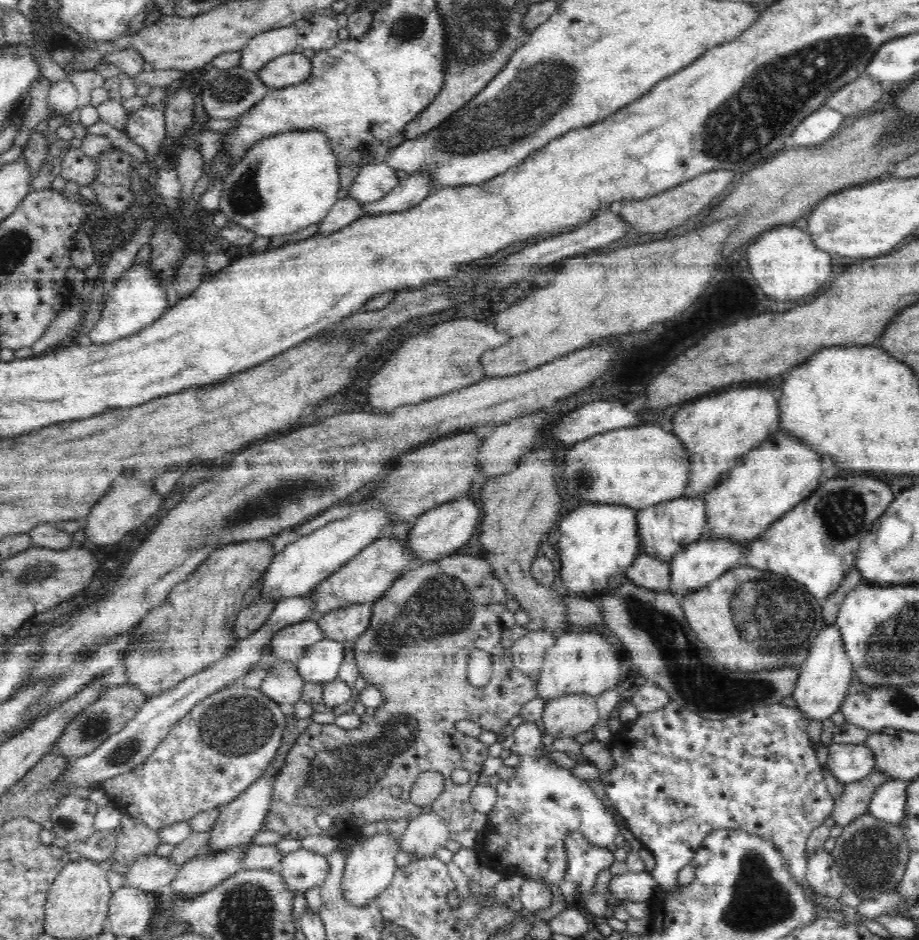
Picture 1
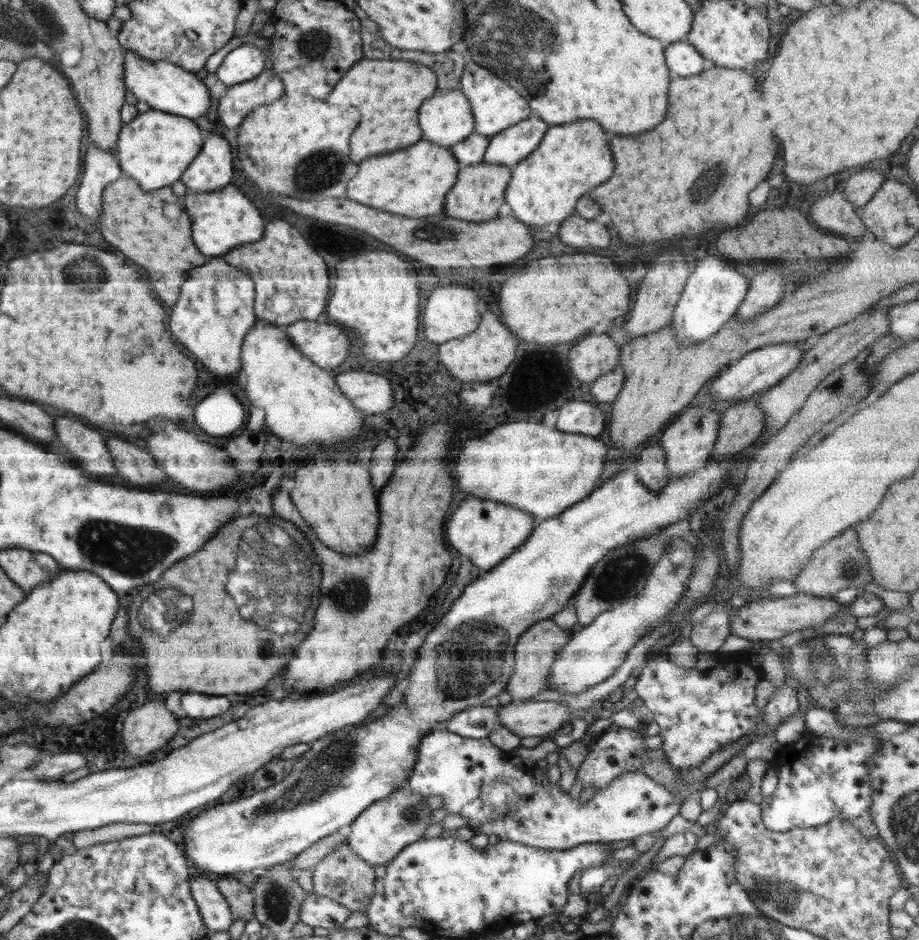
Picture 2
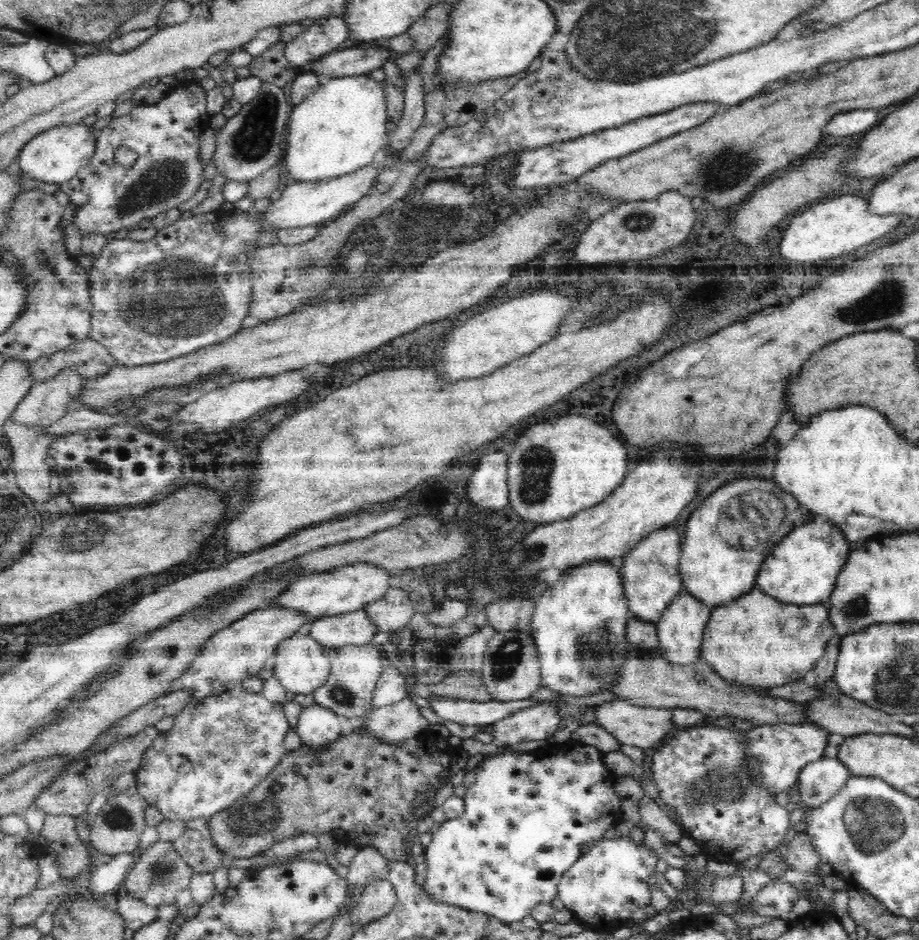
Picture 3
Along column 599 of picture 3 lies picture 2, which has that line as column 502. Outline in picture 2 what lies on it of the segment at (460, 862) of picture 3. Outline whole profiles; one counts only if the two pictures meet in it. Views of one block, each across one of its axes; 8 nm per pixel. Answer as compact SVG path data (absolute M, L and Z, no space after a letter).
M444 728L430 731L418 750L416 767L410 774L407 786L411 792L422 797L440 796L441 810L447 816L458 814L466 820L467 827L475 834L496 834L501 840L520 842L524 846L542 848L542 850L566 850L582 843L614 842L615 840L635 839L641 834L661 831L679 814L678 798L662 785L655 784L645 773L639 770L626 772L612 780L607 788L597 790L586 804L561 792L557 784L548 782L548 777L533 776L531 770L515 766L509 760L509 754L502 751L488 737L474 739L460 736Z

